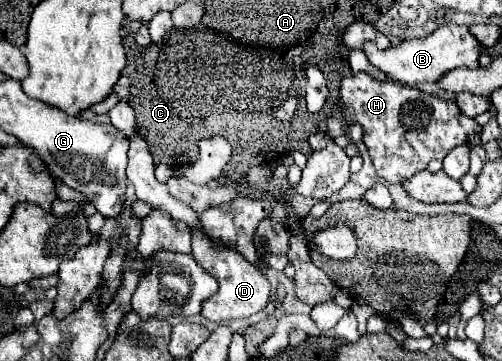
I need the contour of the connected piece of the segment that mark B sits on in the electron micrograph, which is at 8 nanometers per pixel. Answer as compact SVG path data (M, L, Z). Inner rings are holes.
M442 25L434 33L422 39L408 39L402 41L398 47L380 51L376 45L366 43L364 53L368 61L384 71L388 77L394 77L404 83L416 83L416 81L428 81L434 83L438 81L446 71L456 69L456 67L468 67L468 69L478 69L478 59L484 53L484 47L474 41L470 29L466 25Z

